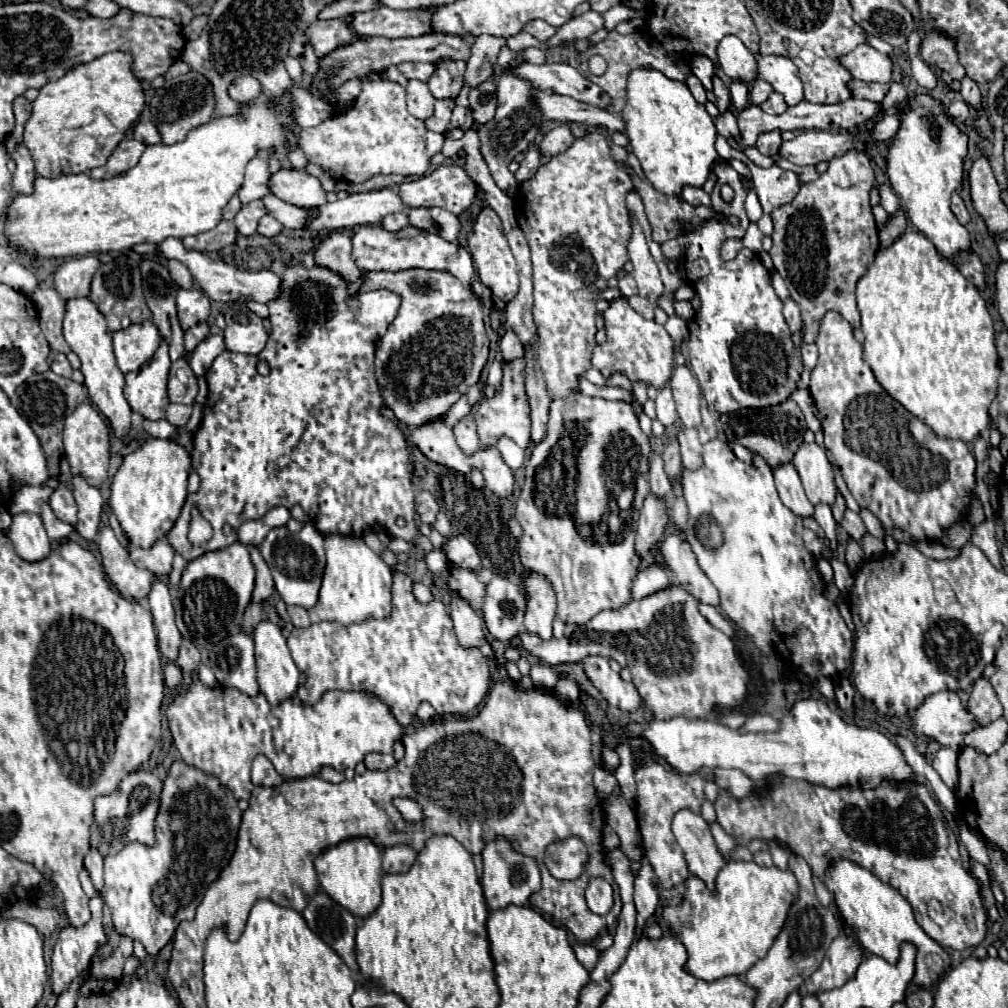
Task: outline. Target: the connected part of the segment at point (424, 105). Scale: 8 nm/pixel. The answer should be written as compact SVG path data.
M412 79L408 81L406 85L406 93L408 93L408 109L414 117L418 119L428 119L432 113L434 113L434 95L430 93L428 85L418 81L418 79Z

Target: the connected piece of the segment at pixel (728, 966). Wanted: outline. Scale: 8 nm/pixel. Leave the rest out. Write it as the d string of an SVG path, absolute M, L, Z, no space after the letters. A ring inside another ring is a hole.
M728 861L718 873L714 889L710 889L696 875L690 875L684 883L672 889L664 889L660 893L664 905L662 917L668 931L674 933L688 951L688 961L684 969L698 979L716 981L728 975L744 975L756 961L760 961L766 955L786 921L796 891L798 883L792 871L780 871L778 867L760 867L754 861Z

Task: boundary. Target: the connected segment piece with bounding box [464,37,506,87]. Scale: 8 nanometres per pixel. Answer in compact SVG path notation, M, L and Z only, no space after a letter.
M478 37L472 47L470 61L466 61L466 83L478 87L482 81L492 77L492 65L506 39L500 37Z

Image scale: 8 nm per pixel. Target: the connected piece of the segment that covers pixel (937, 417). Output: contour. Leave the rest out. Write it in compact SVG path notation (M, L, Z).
M908 231L908 233L902 233L890 247L880 249L876 253L876 259L868 267L866 275L856 285L856 301L858 301L858 311L862 315L862 333L866 337L864 361L870 365L876 381L890 393L890 397L894 397L900 405L904 405L914 417L924 421L940 439L950 437L950 439L962 439L962 441L970 443L980 435L980 431L990 427L988 407L996 399L998 375L1000 375L1000 365L998 365L998 355L996 355L996 345L994 345L994 323L992 323L992 317L990 317L978 289L974 289L974 285L970 285L970 281L966 281L960 275L960 271L954 267L954 263L950 263L948 259L944 259L936 253L932 241L926 235L922 235L918 231Z

